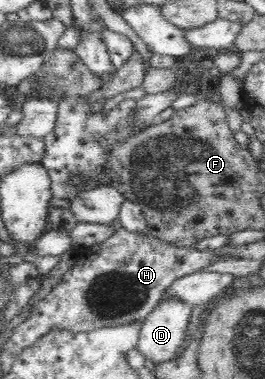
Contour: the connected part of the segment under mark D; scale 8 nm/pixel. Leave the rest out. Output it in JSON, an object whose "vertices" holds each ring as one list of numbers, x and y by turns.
{"vertices":[[175,297,161,298,160,303,142,322,136,349,144,355,146,360,155,363,173,360,176,352,180,351,184,346,184,338,192,312,193,305,189,305,189,303,181,299,175,299]]}

